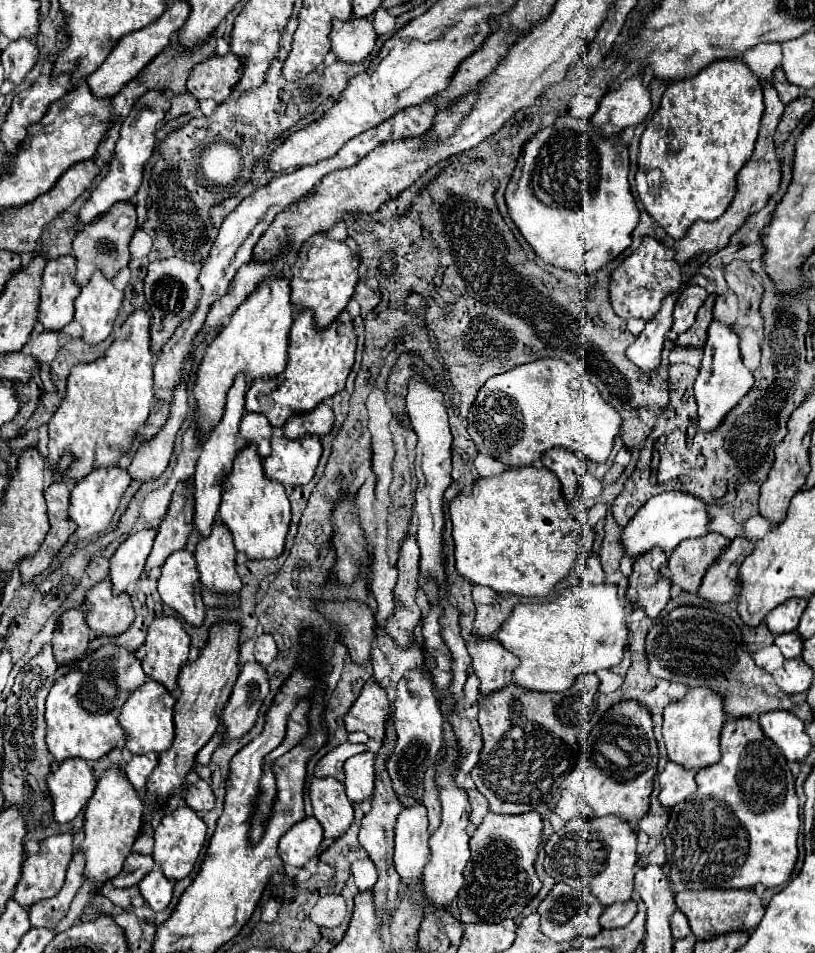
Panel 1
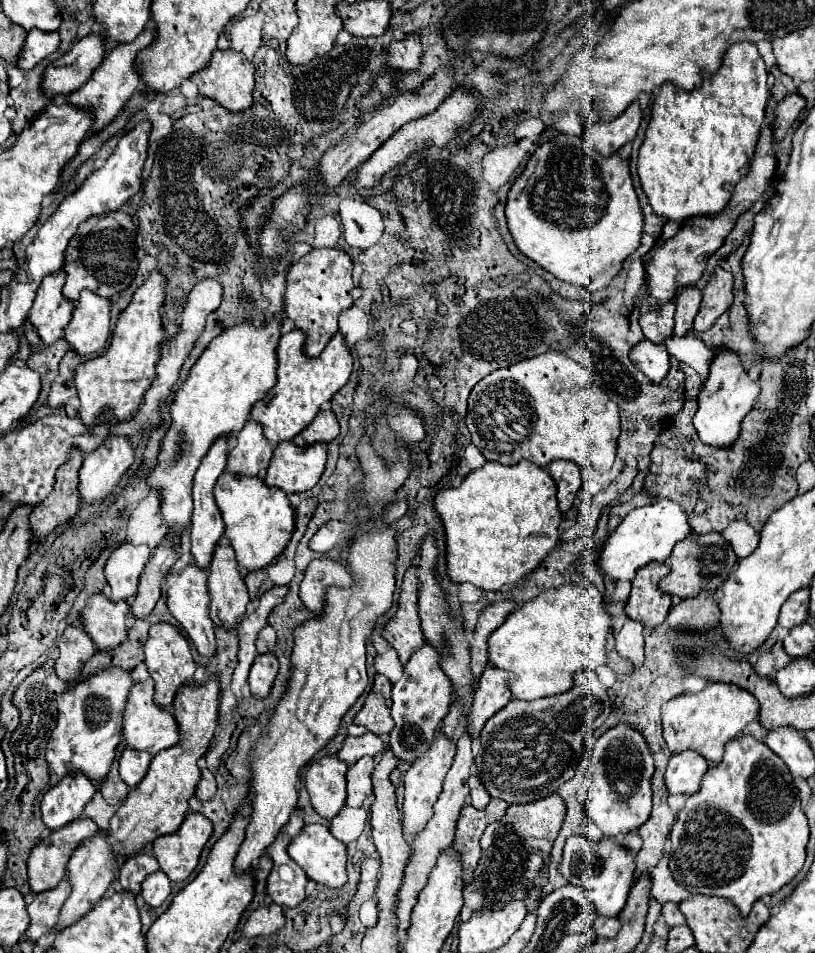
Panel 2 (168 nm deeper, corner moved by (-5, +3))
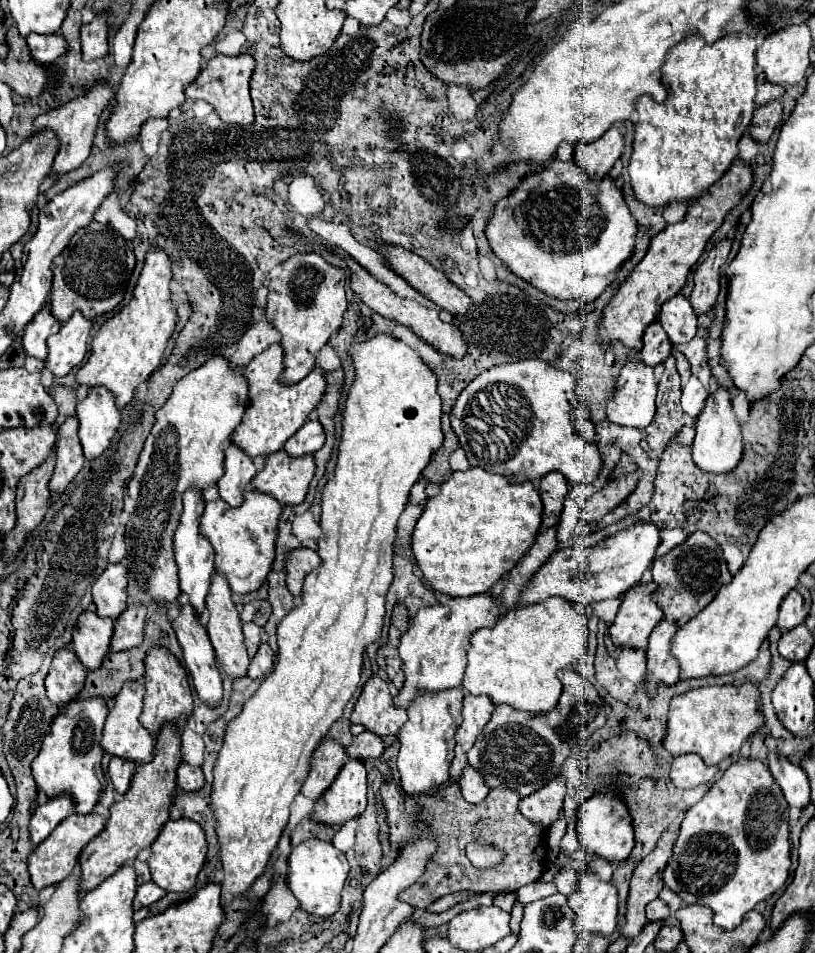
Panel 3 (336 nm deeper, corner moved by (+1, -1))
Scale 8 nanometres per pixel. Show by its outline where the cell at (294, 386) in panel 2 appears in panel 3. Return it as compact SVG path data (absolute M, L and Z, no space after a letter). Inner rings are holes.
M280 342L266 348L262 354L254 356L246 366L244 374L250 384L250 404L240 426L232 434L232 442L240 446L246 454L268 456L284 448L286 440L296 434L296 430L306 422L308 414L318 406L326 394L326 372L318 366L304 380L296 384L282 384L280 376L284 372L284 348Z

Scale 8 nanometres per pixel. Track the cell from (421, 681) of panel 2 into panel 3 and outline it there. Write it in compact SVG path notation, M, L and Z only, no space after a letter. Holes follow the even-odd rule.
M496 590L470 596L452 598L446 606L428 606L418 610L412 618L408 632L400 640L400 660L404 672L404 686L394 696L396 708L408 708L420 694L438 694L442 690L458 688L464 678L466 650L470 648L470 636L484 626L494 626L502 616L502 608L496 602Z

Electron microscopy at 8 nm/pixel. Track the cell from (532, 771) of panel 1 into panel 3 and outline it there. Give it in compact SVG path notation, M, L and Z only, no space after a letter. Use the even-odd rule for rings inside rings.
M572 668L560 670L558 678L564 688L554 710L530 714L508 704L500 704L492 712L490 722L484 726L470 750L470 766L482 774L490 788L504 786L518 792L522 798L534 794L560 774L564 760L578 752L596 728L604 726L604 702L596 688Z

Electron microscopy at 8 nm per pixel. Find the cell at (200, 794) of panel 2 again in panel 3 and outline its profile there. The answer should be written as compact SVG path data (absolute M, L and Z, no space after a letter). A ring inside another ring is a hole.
M186 762L180 764L178 768L178 786L184 792L198 792L204 786L204 774L200 768L190 766Z

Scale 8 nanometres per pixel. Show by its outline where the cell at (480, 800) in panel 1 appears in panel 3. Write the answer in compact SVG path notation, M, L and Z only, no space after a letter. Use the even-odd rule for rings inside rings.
M466 766L464 768L458 784L460 784L460 790L462 790L464 800L470 802L470 804L482 802L482 798L486 798L488 792L490 792L490 788L482 782L482 776L472 766Z

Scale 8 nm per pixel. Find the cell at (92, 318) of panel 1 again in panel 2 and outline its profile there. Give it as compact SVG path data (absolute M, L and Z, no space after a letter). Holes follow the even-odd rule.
M82 290L72 320L64 328L64 340L70 350L88 356L102 350L110 336L110 300Z

